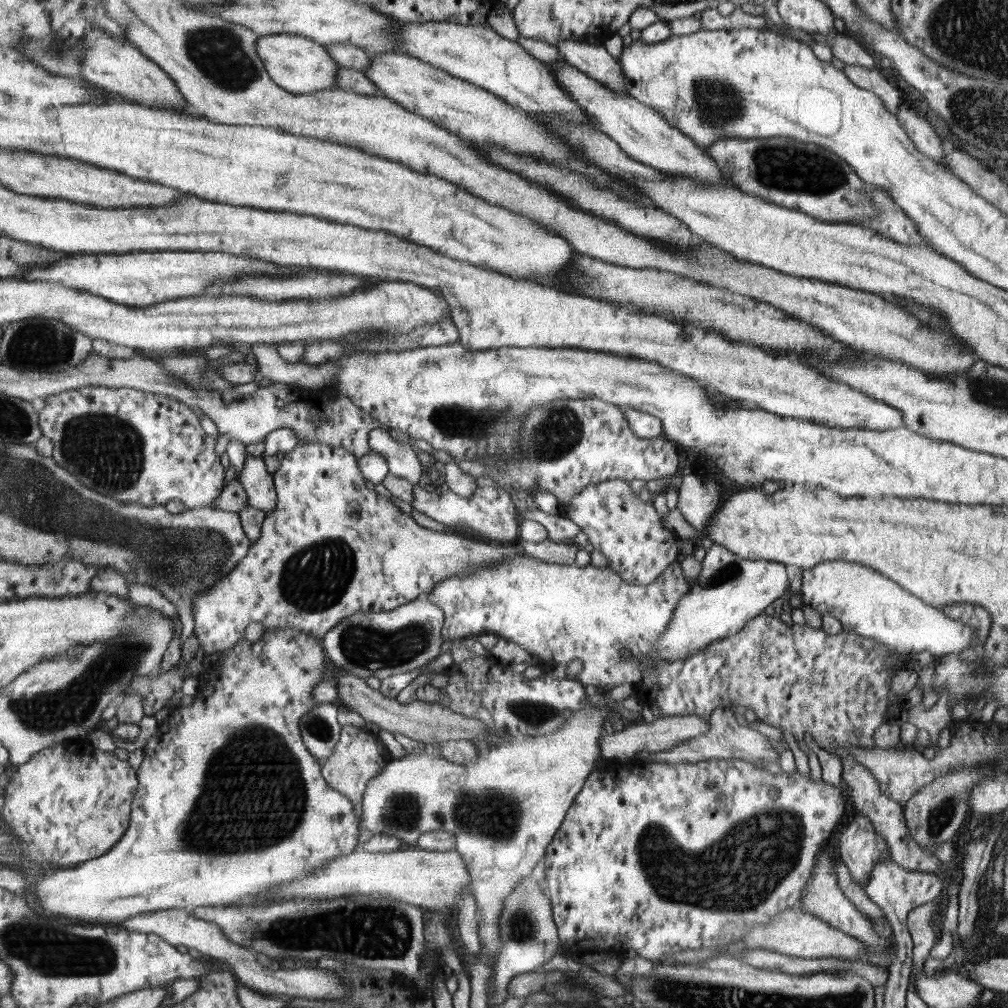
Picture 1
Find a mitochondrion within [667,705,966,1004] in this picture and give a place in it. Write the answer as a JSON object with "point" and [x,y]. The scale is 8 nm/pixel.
{"point":[938,817]}

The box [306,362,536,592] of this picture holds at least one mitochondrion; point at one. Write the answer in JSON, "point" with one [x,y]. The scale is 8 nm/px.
{"point":[472,426]}

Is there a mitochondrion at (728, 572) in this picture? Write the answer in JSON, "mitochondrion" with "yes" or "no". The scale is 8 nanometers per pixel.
{"mitochondrion":"yes"}

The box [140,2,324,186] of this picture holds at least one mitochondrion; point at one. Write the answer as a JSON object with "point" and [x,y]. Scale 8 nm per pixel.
{"point":[219,53]}

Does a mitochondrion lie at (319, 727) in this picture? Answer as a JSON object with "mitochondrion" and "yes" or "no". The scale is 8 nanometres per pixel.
{"mitochondrion":"yes"}

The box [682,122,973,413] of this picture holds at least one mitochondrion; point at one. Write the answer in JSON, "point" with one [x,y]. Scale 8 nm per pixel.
{"point":[778,166]}

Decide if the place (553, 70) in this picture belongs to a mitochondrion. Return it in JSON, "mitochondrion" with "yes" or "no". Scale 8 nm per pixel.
{"mitochondrion":"no"}

